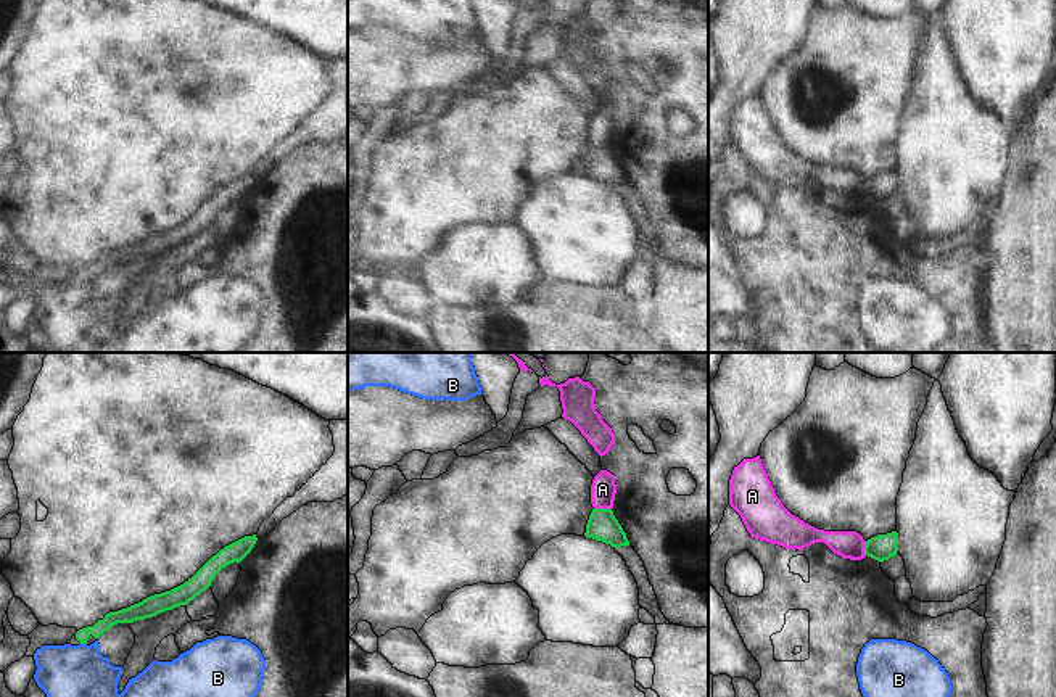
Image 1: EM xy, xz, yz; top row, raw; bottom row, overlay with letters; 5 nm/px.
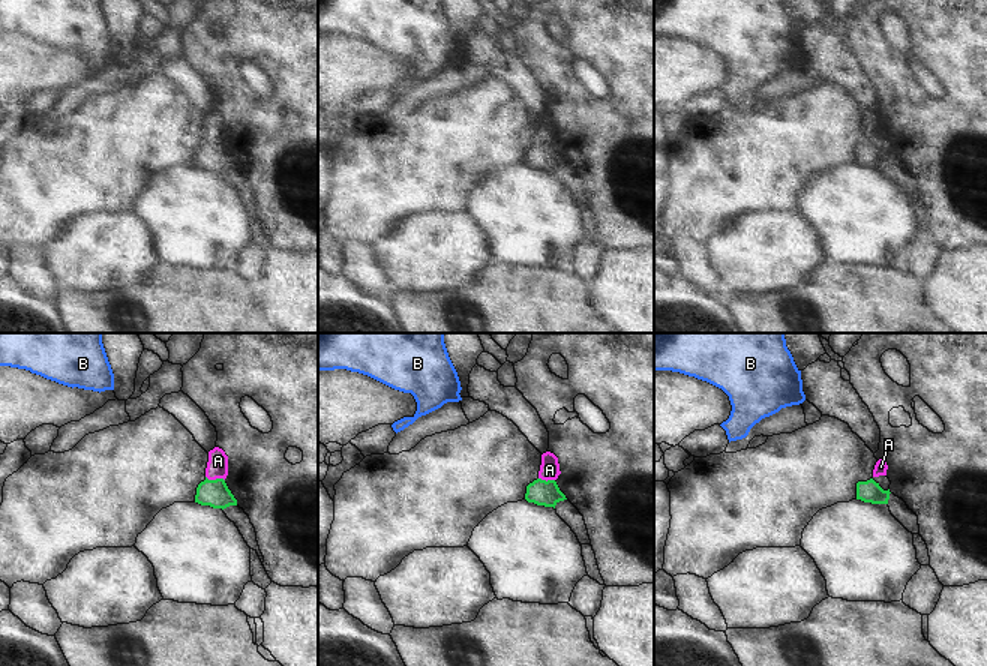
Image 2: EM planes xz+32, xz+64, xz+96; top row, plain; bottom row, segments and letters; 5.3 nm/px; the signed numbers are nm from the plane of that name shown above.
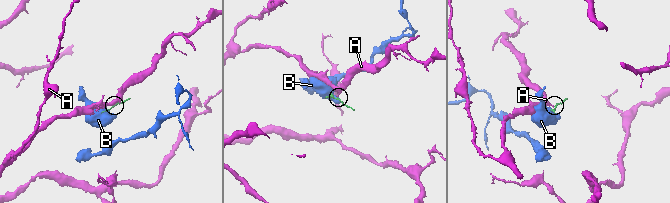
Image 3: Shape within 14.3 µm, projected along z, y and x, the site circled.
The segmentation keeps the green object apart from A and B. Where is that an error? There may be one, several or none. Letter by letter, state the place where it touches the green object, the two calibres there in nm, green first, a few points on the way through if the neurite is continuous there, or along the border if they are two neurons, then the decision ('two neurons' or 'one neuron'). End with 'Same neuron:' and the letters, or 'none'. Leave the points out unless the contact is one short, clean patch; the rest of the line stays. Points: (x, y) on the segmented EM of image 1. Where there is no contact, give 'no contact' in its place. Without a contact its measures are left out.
A: contact xz (602, 509); calibres 150 and 130 nm; way xz (602, 525), (602, 509), (602, 490); one neuron
B: contact xy (84, 643); calibres 80 and 260 nm; two neurons
Same neuron: A

